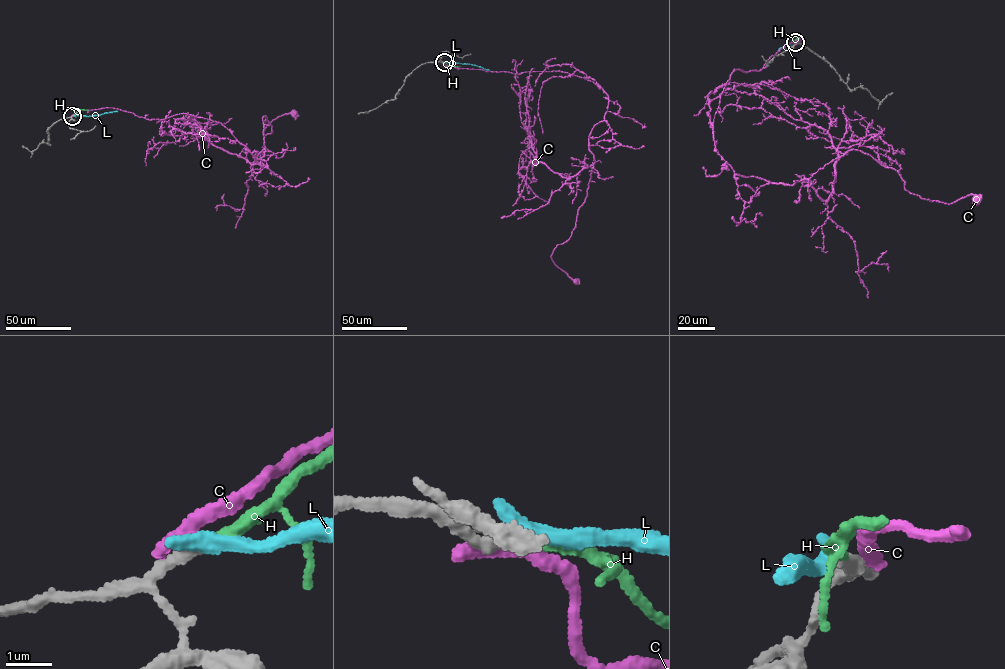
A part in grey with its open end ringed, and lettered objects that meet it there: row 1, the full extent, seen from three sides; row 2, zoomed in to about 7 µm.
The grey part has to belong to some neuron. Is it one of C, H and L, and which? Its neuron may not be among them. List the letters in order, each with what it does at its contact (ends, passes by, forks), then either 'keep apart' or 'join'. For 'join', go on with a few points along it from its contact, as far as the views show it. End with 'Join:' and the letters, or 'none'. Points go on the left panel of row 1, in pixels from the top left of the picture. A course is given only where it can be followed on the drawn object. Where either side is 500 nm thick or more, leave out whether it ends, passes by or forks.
C: it ends there; keep apart
H: it ends there; join; it runs (72, 116), (78, 110), (89, 109)
L: it ends there; keep apart
Join: H

